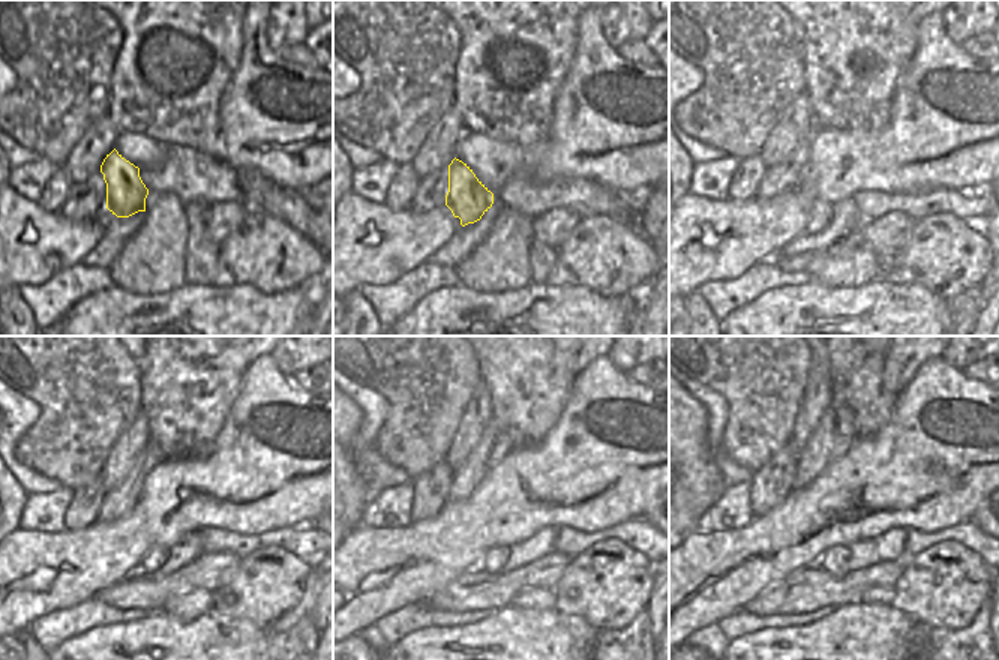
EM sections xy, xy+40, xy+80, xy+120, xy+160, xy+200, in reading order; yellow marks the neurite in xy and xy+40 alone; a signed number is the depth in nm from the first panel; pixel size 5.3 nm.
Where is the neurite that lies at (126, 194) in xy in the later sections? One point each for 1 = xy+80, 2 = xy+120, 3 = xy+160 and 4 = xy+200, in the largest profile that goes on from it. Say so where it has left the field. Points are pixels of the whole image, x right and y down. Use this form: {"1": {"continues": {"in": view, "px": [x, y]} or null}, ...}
{"1": {"continues": {"in": "xy+80", "px": [821, 215]}}, "2": {"continues": {"in": "xy+120", "px": [156, 557]}}, "3": {"continues": {"in": "xy+160", "px": [494, 561]}}, "4": {"continues": {"in": "xy+200", "px": [834, 560]}}}

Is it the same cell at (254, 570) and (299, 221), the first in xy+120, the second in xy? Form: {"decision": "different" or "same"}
{"decision": "different"}

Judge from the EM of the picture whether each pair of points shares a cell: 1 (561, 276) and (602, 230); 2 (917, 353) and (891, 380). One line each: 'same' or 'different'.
1: same
2: same

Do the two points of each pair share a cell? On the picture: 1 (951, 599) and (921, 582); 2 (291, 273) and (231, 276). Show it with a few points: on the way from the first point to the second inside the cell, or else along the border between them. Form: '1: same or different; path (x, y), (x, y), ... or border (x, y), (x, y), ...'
1: same; path (944, 596), (936, 588), (929, 588)
2: same; path (276, 275), (246, 275)

